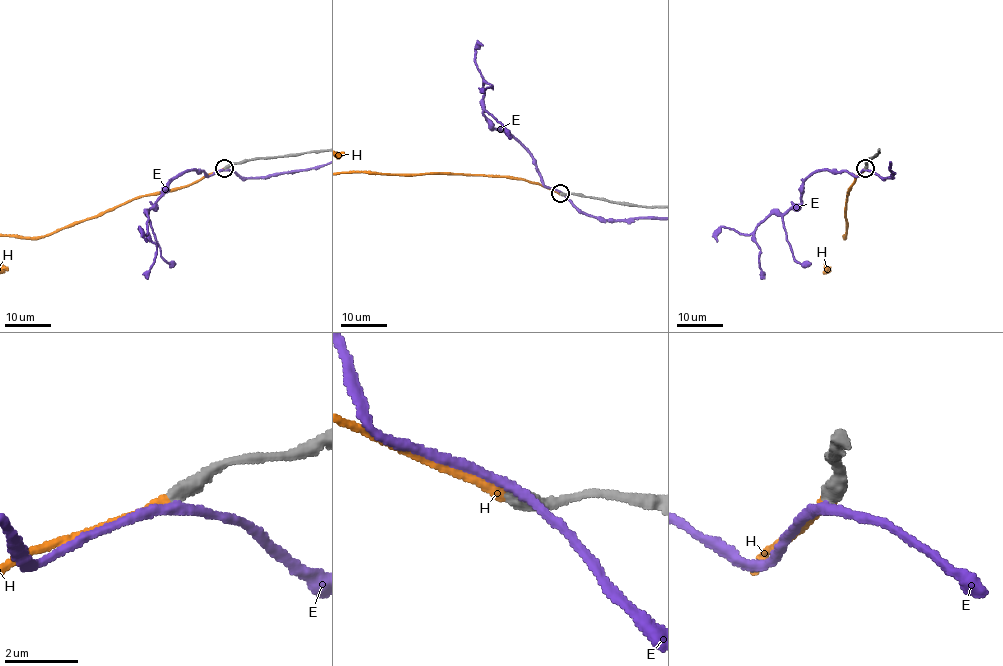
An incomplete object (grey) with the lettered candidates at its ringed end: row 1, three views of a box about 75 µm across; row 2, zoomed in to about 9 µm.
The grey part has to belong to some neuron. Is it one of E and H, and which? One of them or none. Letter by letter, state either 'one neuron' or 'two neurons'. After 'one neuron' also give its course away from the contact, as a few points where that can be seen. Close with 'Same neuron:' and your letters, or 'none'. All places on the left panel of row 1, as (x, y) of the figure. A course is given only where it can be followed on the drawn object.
E: two neurons
H: one neuron
Same neuron: H

